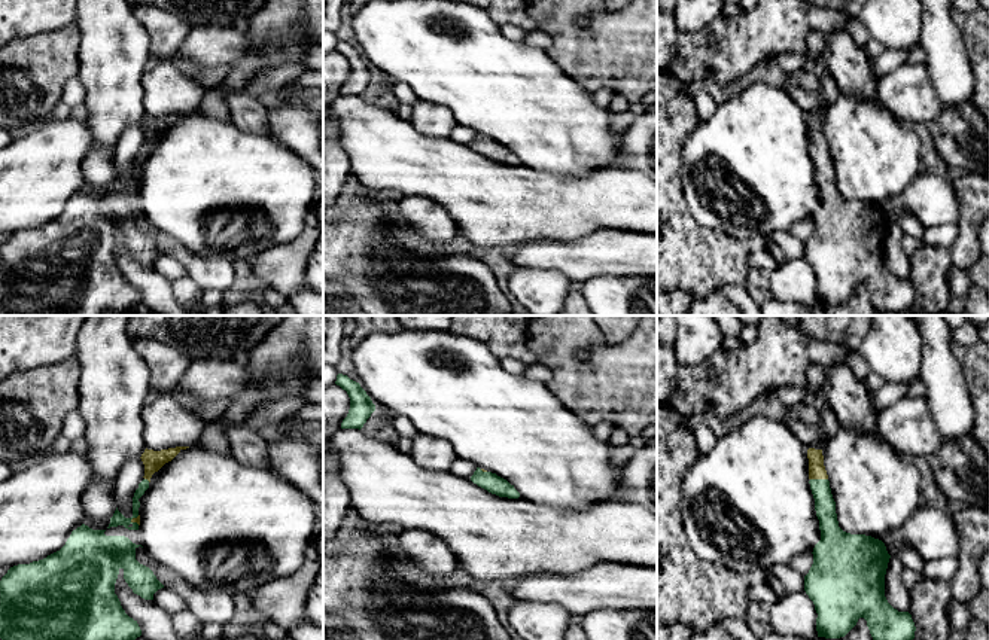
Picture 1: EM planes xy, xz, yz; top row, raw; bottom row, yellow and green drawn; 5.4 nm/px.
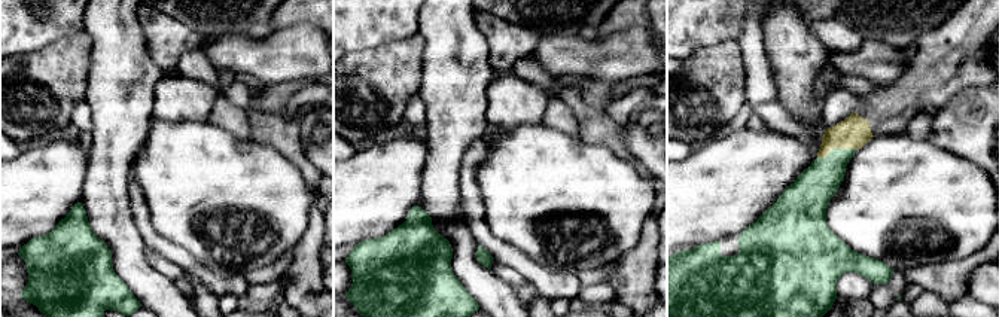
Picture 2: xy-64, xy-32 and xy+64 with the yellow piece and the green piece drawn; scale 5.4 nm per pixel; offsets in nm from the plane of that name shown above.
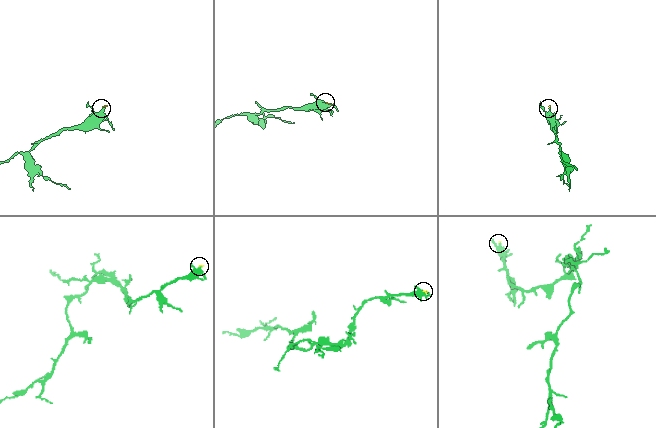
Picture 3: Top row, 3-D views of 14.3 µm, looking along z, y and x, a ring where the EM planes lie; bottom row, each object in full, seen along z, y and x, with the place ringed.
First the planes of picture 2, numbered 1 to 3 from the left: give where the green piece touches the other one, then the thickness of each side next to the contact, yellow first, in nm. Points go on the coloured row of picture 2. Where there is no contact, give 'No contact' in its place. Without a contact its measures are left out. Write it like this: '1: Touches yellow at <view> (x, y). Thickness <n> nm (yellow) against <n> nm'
1: No contact
2: No contact
3: Touches yellow at xy+64 (837, 148). Thickness 180 nm (yellow) against 220 nm

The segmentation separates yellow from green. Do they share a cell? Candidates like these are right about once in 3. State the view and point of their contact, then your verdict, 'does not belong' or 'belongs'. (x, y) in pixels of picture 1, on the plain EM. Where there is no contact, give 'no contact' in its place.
contact yz (819, 145); belongs

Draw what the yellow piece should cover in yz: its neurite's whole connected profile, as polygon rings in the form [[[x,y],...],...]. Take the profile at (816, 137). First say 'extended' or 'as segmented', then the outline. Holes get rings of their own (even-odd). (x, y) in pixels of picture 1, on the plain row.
extended; [[[809,115],[807,125],[821,207],[812,219],[813,231],[804,243],[804,257],[818,280],[818,304],[845,304],[864,284],[876,311],[913,307],[916,293],[912,281],[898,278],[885,263],[891,225],[885,210],[839,193],[822,116]]]

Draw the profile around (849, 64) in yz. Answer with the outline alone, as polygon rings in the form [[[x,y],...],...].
[[[846,28],[828,34],[824,58],[840,94],[859,100],[877,100],[879,79],[873,74],[871,58],[852,40]]]

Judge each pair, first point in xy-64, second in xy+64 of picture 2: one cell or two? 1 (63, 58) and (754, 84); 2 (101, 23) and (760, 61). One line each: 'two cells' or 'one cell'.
1: two cells
2: two cells

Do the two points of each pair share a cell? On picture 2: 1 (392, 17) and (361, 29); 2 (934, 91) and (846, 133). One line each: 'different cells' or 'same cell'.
1: same cell
2: same cell

